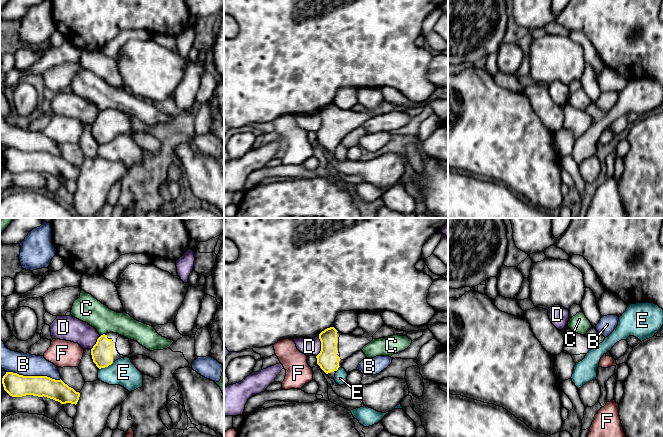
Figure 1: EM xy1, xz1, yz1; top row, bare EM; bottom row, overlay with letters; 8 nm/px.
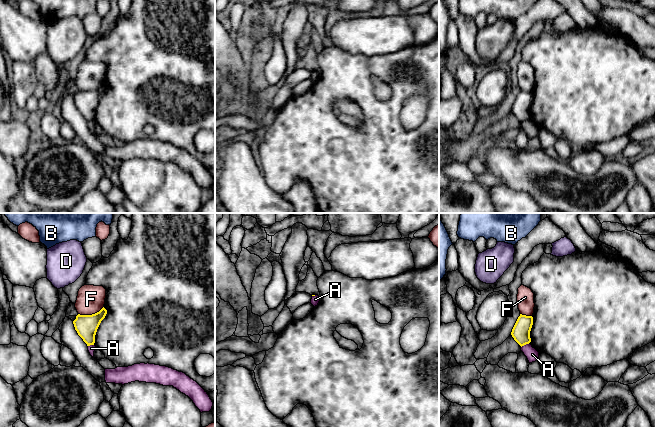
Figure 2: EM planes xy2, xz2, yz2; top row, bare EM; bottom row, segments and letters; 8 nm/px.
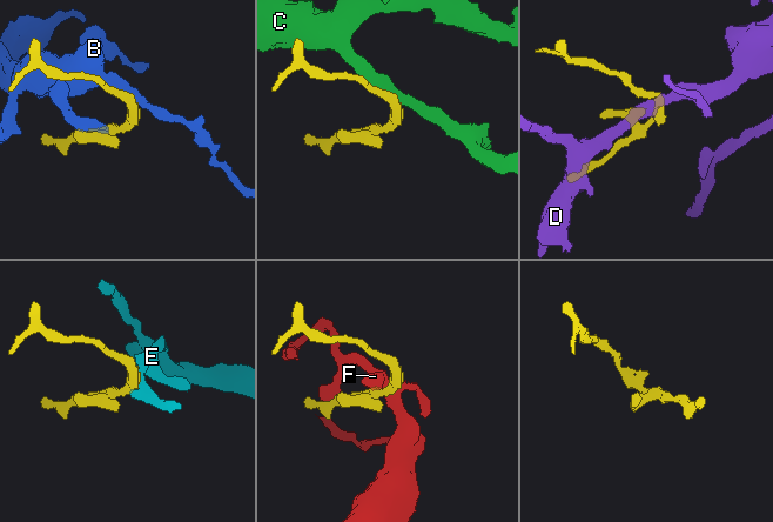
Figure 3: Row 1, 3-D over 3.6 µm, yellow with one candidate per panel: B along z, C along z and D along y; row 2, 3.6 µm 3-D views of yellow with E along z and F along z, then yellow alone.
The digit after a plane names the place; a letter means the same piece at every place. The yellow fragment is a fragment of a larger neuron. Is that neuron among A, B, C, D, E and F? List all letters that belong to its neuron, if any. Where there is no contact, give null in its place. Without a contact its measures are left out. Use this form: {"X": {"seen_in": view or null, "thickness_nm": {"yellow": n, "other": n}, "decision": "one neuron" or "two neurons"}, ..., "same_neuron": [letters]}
{"A": {"seen_in": "yz2", "thickness_nm": {"yellow": 140, "other": 100}, "decision": "two neurons"}, "B": {"seen_in": "xy1", "thickness_nm": {"yellow": 180, "other": 180}, "decision": "two neurons"}, "C": {"seen_in": "xy1", "thickness_nm": {"yellow": 180, "other": 220}, "decision": "two neurons"}, "D": {"seen_in": "xz1", "thickness_nm": {"yellow": 170, "other": 140}, "decision": "two neurons"}, "E": {"seen_in": "xy1", "thickness_nm": {"yellow": 180, "other": 220}, "decision": "two neurons"}, "F": {"seen_in": "xy2", "thickness_nm": {"yellow": 180, "other": 220}, "decision": "two neurons"}, "same_neuron": []}

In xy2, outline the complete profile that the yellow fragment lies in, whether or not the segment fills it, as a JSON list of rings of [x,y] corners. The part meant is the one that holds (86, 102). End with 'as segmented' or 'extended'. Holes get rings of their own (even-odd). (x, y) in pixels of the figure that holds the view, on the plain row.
[[[103,83],[99,88],[92,91],[78,90],[73,97],[75,106],[87,122],[94,121],[97,105],[106,90],[107,86]]]; as segmented

